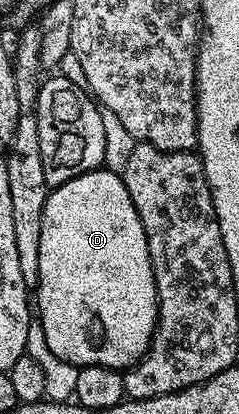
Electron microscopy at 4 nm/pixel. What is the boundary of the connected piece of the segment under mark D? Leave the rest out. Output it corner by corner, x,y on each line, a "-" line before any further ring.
106,169
86,171
84,175
78,175
65,181
48,194
45,201
45,217
41,217
41,257
39,258
37,294
39,294
37,318
45,329
45,341
49,341
49,349
53,349
53,353
57,353
57,357
61,357
61,361
69,361
78,368
101,365
102,367
126,369
134,367
147,352
155,332
155,324
159,322
159,298
151,268
149,249
145,241
145,229
141,225
141,217
137,217
137,209
133,209
133,201
125,189
122,174

